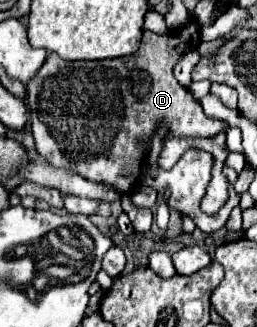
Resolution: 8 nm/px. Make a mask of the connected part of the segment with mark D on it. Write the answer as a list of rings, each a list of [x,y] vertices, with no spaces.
[[[190,16],[188,24],[184,28],[180,28],[182,32],[176,32],[174,36],[160,36],[160,34],[154,34],[154,32],[148,32],[144,30],[144,36],[142,36],[142,44],[138,48],[136,54],[132,56],[126,56],[126,58],[118,58],[118,60],[96,60],[96,62],[66,62],[62,60],[60,56],[56,54],[48,54],[46,62],[42,64],[42,68],[36,72],[36,76],[26,84],[26,102],[28,102],[28,108],[30,108],[30,130],[32,130],[32,136],[34,136],[34,142],[36,142],[36,150],[42,158],[46,158],[46,162],[50,162],[52,166],[56,168],[66,168],[66,170],[72,170],[72,172],[78,172],[82,178],[86,180],[92,180],[92,182],[104,182],[104,184],[110,184],[114,186],[120,194],[132,194],[138,186],[140,186],[140,174],[142,174],[142,168],[144,168],[144,158],[146,154],[142,154],[140,150],[140,144],[148,138],[148,134],[152,134],[154,128],[160,128],[162,124],[166,124],[172,132],[176,132],[176,136],[216,136],[218,132],[226,132],[228,130],[228,124],[222,122],[222,120],[216,120],[216,118],[208,118],[204,112],[202,112],[202,106],[200,102],[190,94],[188,88],[180,86],[178,80],[174,78],[172,74],[172,68],[176,64],[176,60],[186,52],[190,50],[196,42],[200,42],[200,28],[198,24],[194,22],[194,16]]]

